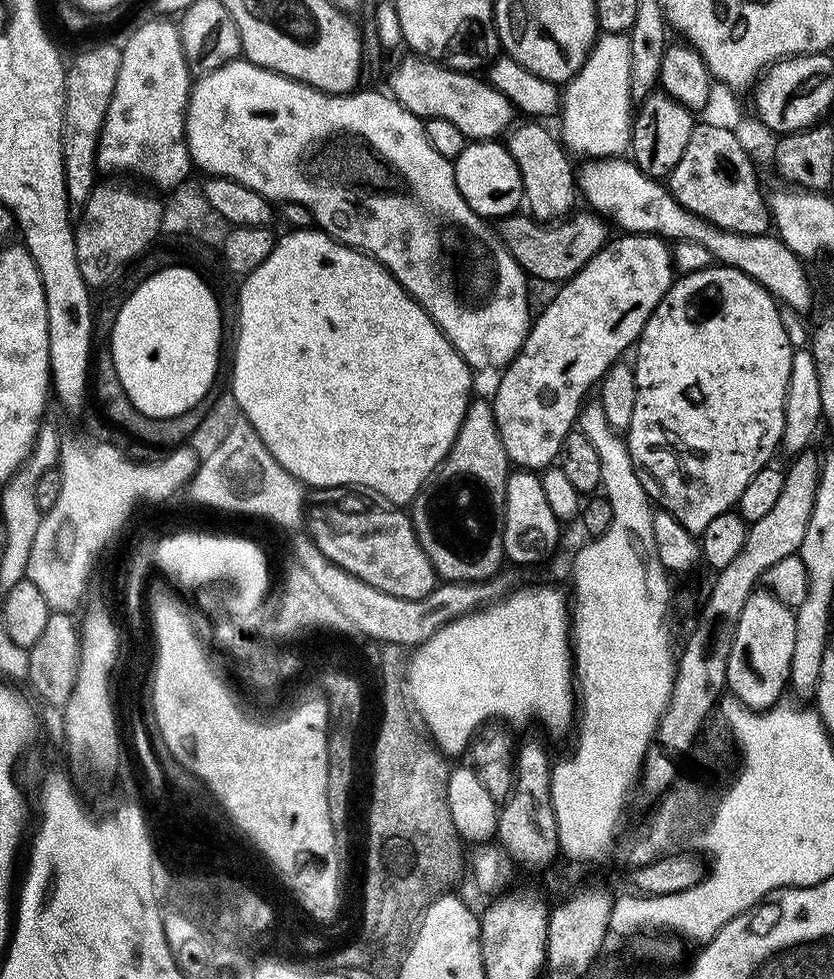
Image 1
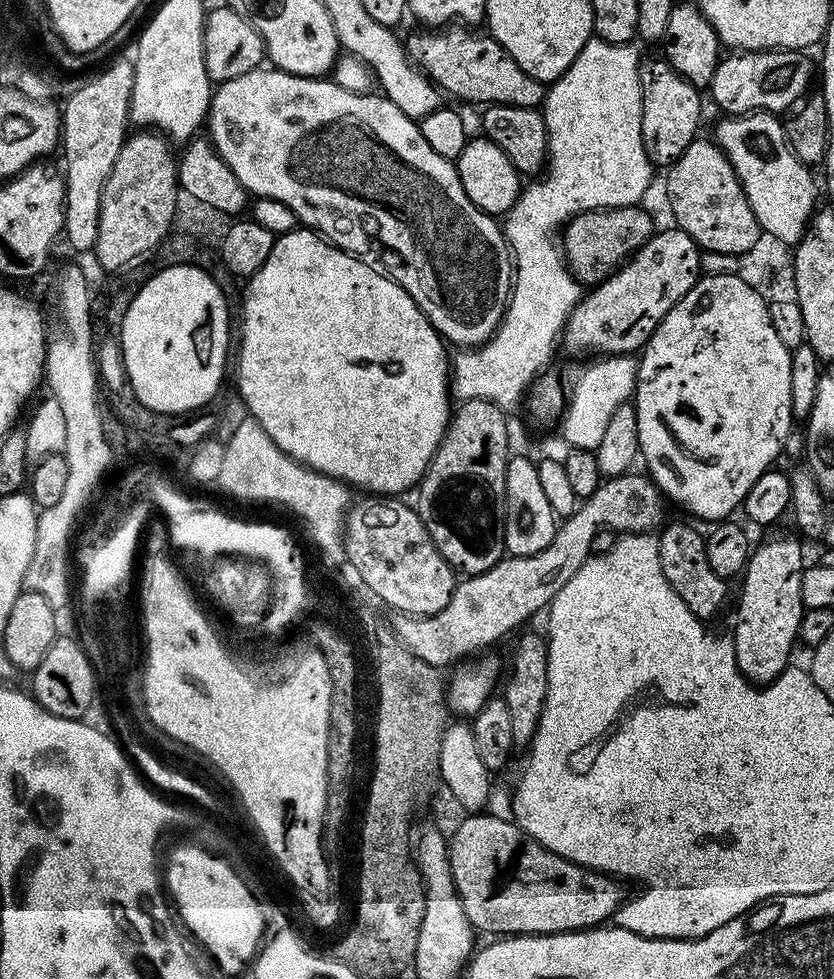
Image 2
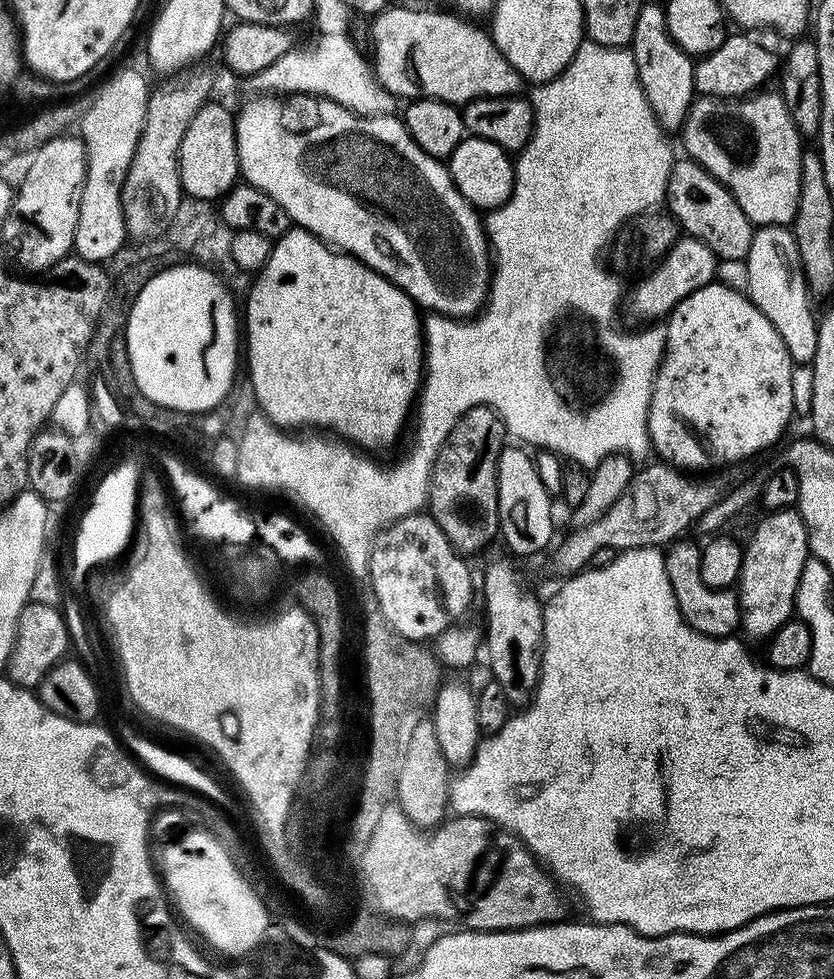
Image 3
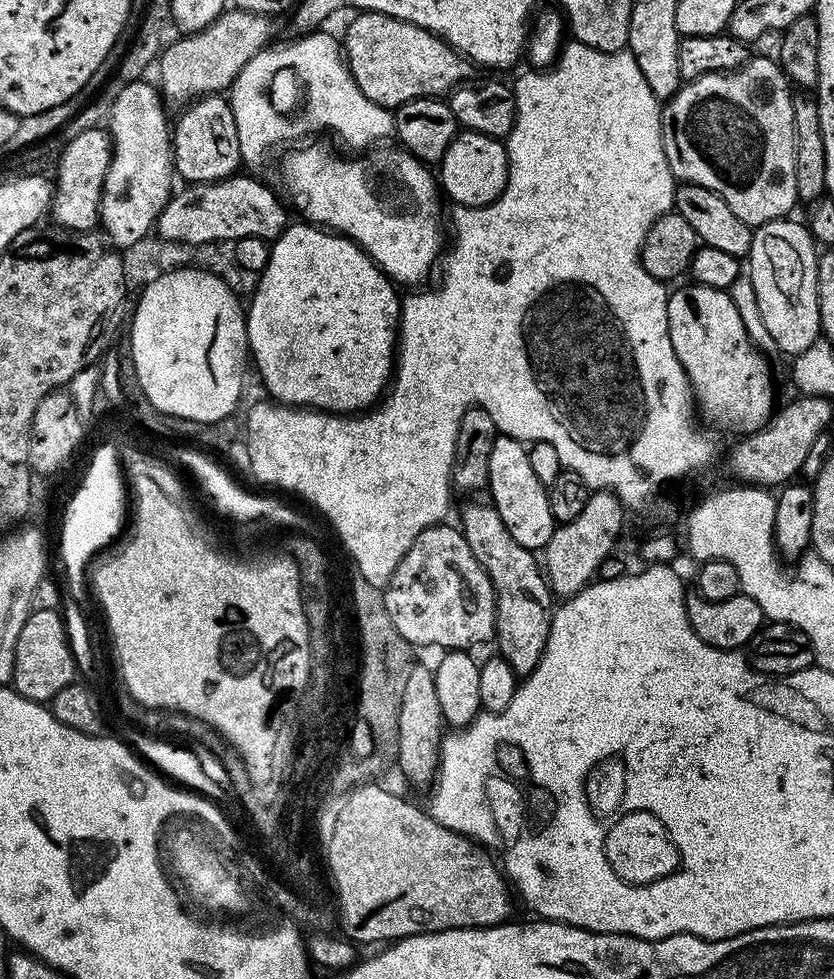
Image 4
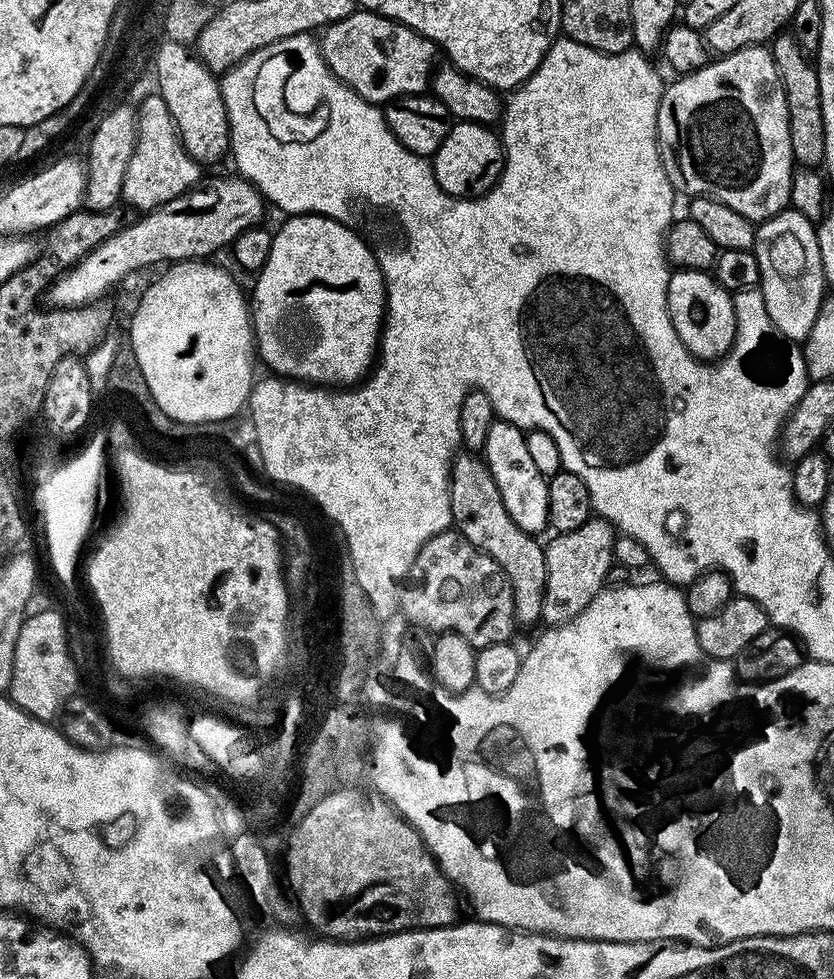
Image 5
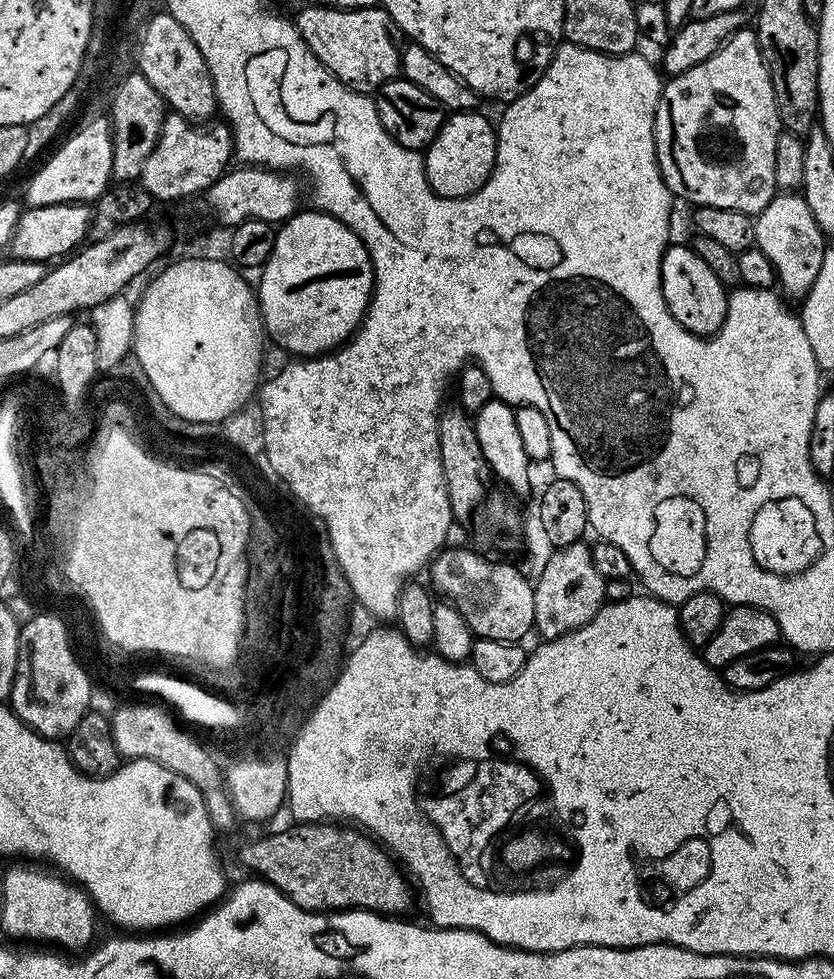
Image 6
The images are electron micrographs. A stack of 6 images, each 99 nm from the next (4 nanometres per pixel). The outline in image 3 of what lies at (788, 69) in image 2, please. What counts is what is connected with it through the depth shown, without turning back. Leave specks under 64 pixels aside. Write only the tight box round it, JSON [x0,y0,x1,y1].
[694,34,778,100]

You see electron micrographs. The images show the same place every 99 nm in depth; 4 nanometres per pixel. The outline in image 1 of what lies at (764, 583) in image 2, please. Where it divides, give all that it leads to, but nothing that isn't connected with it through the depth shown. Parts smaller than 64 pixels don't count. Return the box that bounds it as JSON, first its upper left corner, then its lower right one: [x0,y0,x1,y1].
[727,590,796,710]

